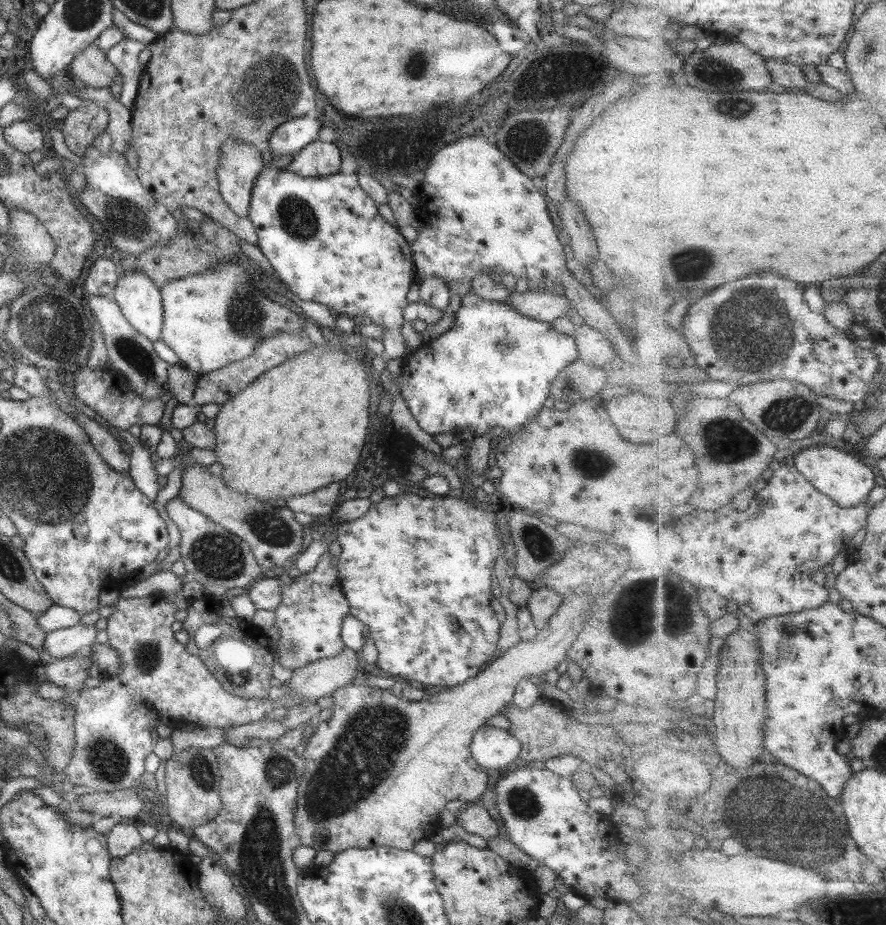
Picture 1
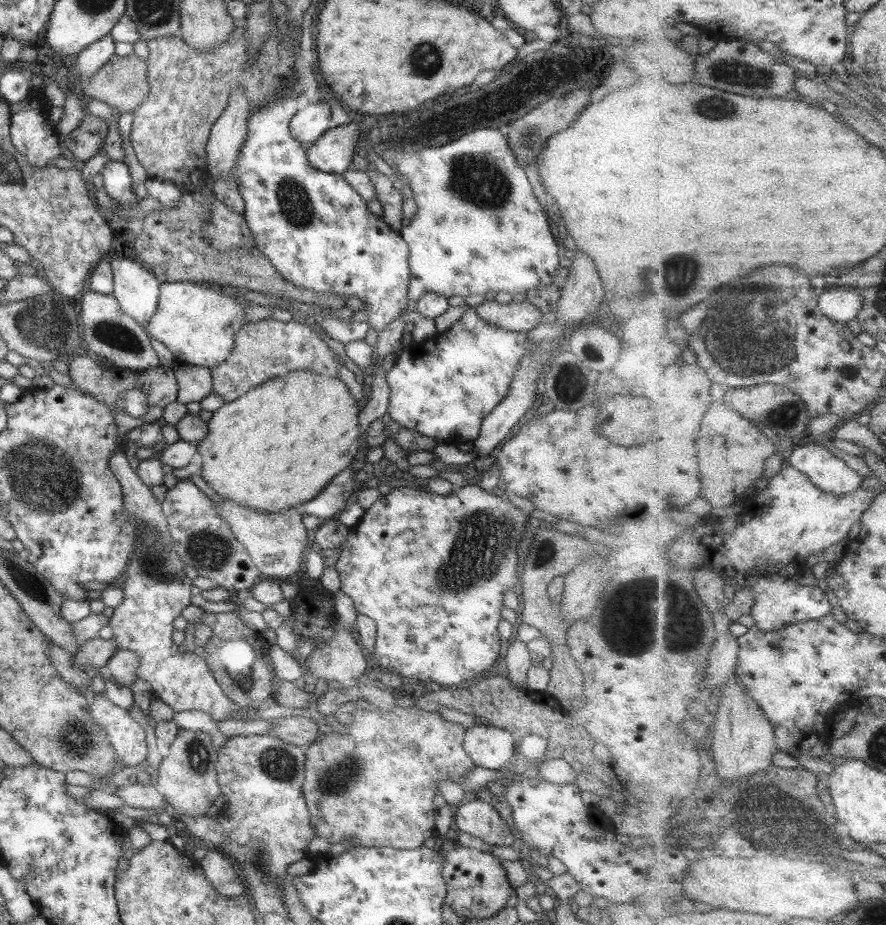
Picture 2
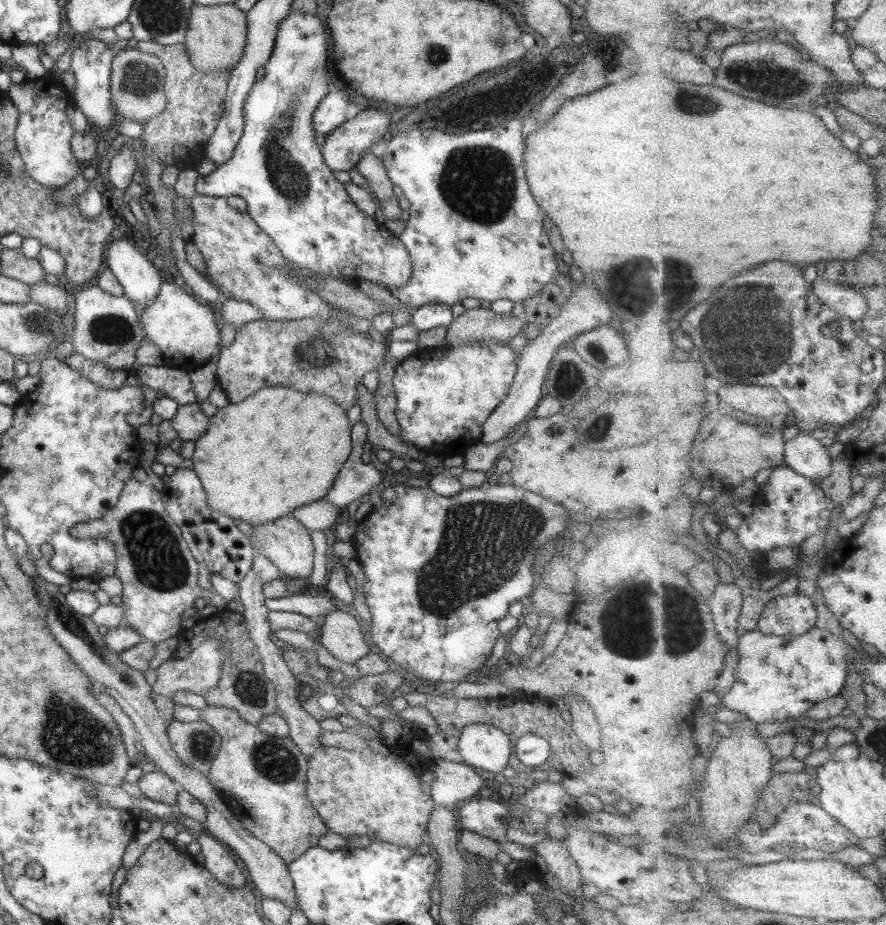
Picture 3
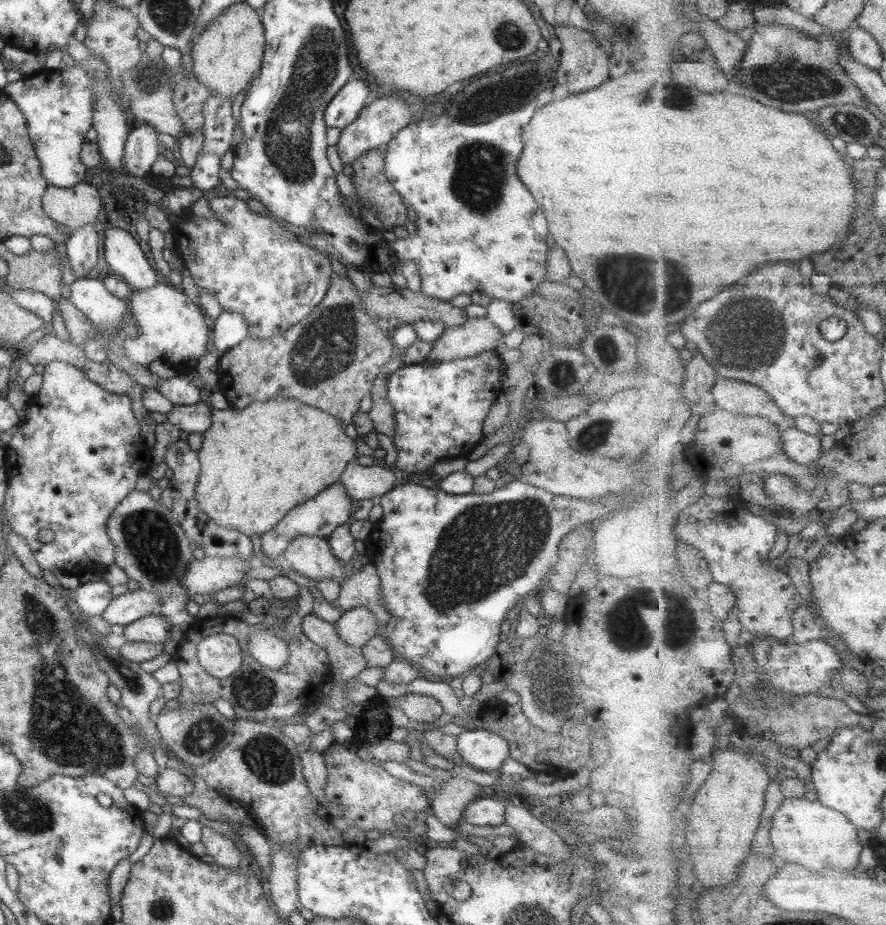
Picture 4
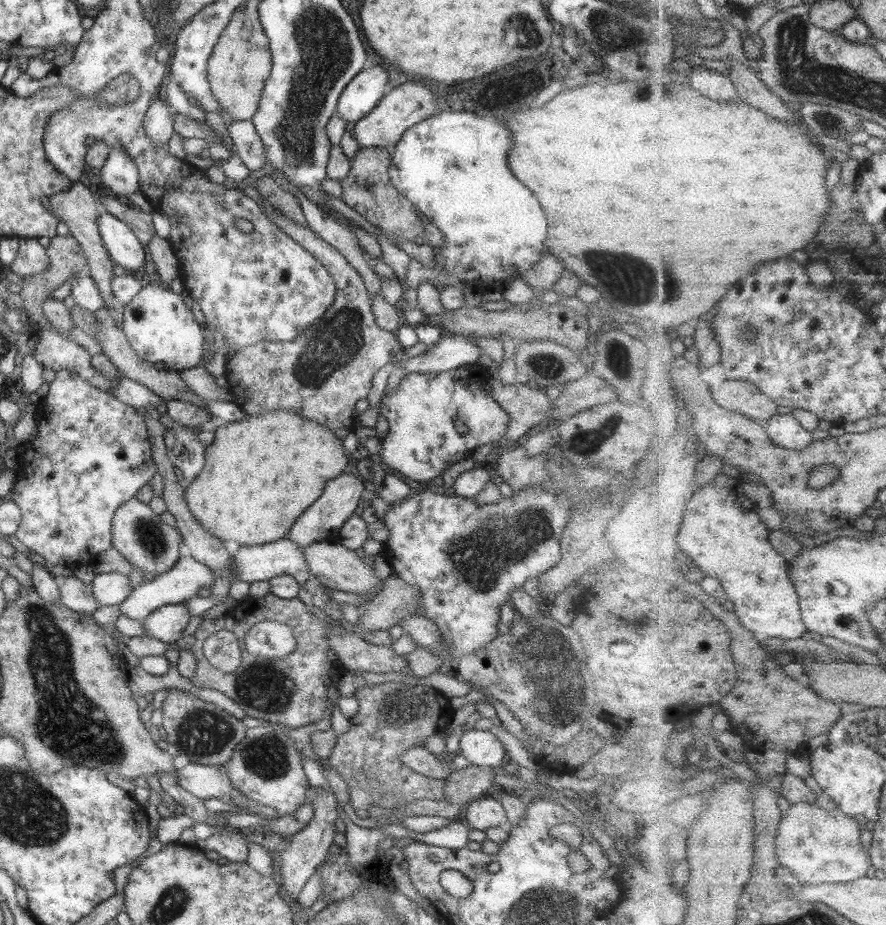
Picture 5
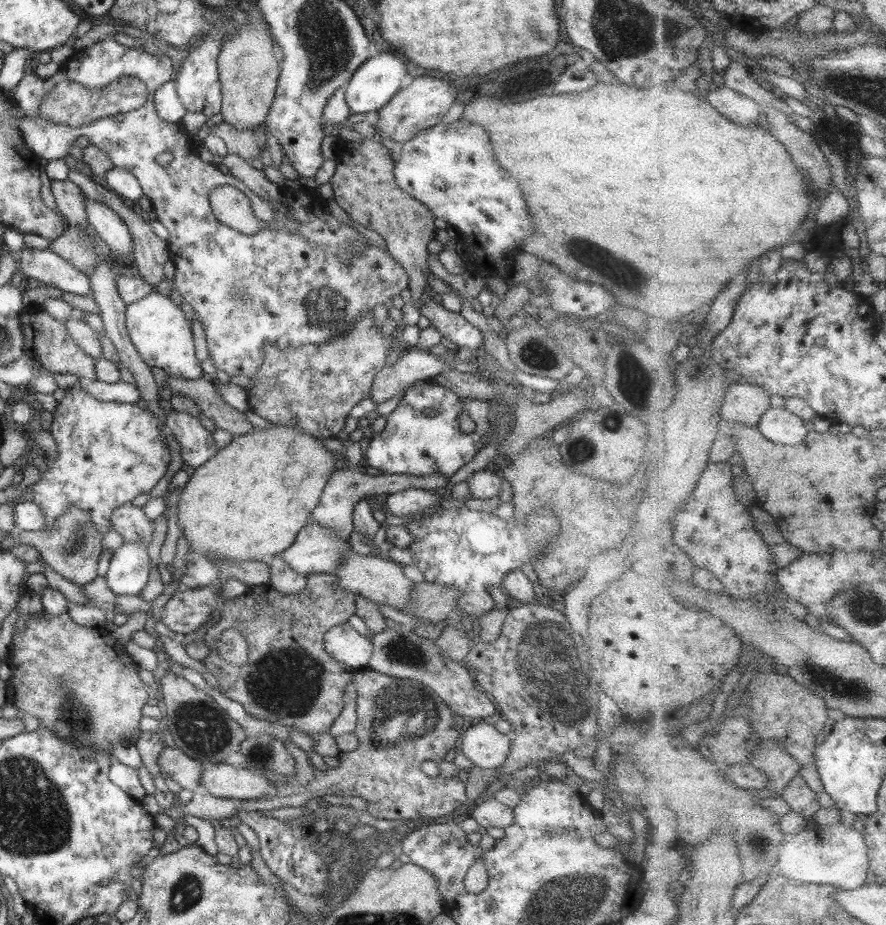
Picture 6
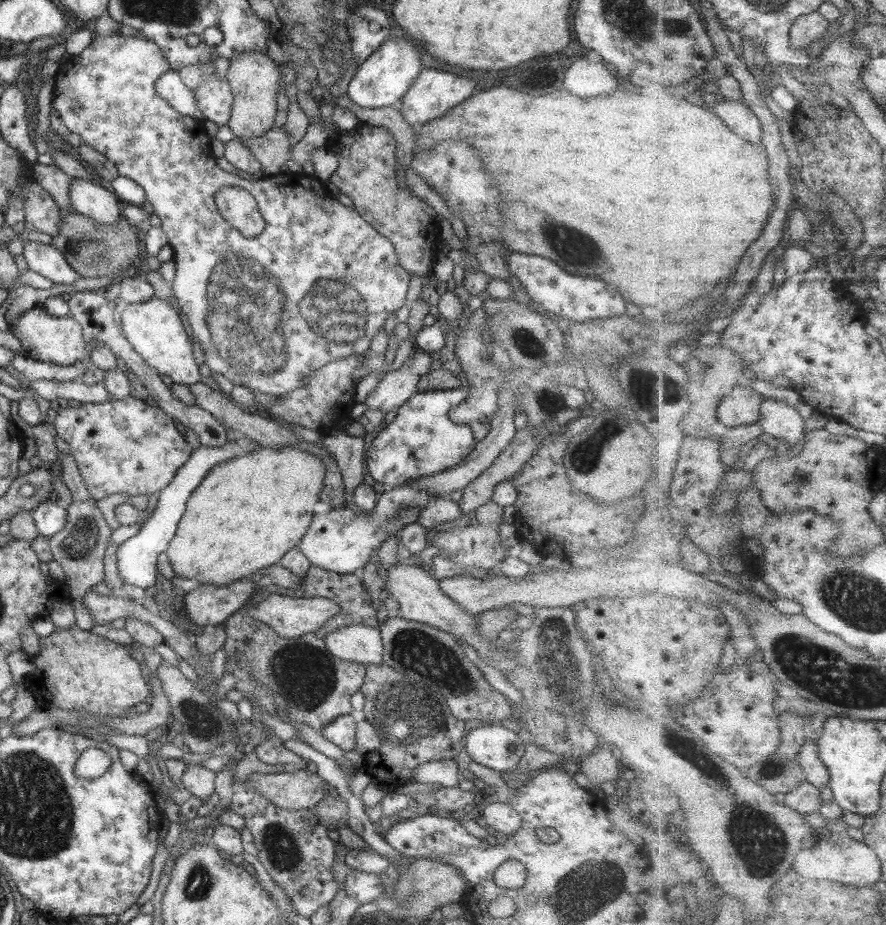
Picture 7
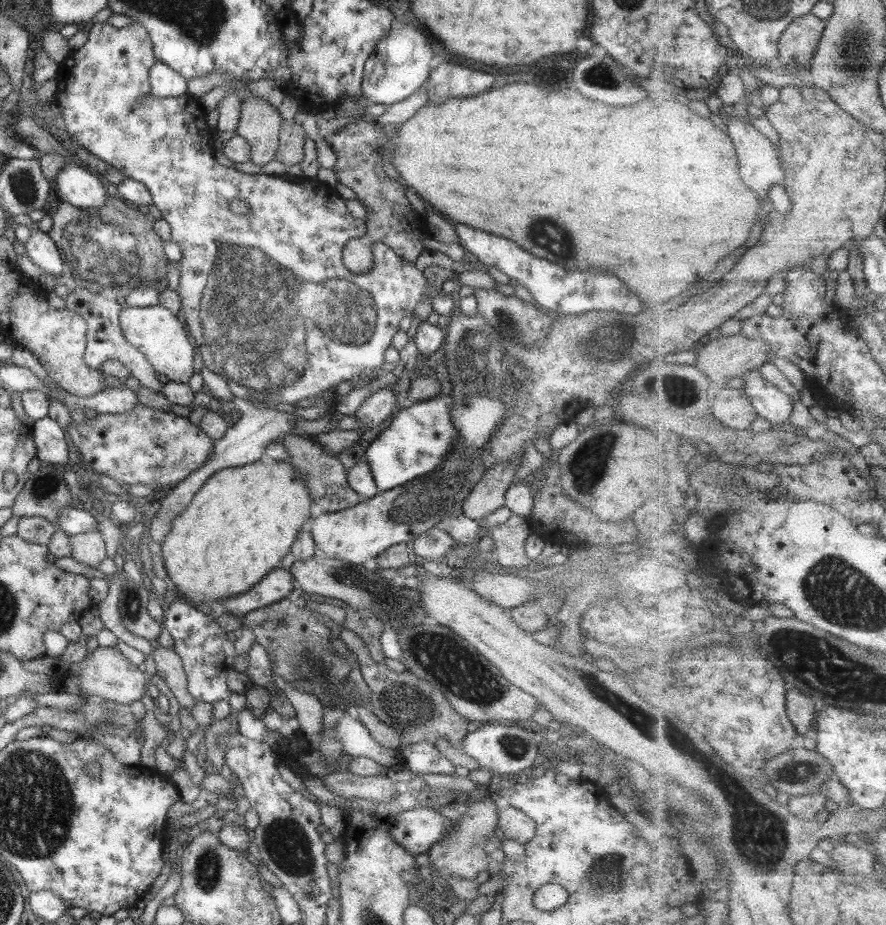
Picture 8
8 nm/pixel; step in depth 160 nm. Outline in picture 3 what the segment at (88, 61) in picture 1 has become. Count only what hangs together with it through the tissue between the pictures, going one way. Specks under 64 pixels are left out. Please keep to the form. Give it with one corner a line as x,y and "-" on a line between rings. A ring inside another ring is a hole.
119,46
114,52
110,66
110,93
114,111
119,118
138,124
147,123
165,109
166,96
162,91
165,69
162,62
154,54
141,52
137,48

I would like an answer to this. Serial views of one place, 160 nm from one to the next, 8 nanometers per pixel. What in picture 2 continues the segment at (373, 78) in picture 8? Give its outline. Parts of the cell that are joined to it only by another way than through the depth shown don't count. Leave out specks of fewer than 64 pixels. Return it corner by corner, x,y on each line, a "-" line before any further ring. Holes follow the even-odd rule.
316,101
304,102
289,121
287,128
295,142
312,144
332,125
329,106
325,102

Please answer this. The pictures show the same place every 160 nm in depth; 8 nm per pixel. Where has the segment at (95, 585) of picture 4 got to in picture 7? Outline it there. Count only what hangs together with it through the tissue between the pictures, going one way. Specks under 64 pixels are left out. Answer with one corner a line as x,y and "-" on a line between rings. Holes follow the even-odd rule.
225,444
220,447
200,446
189,455
187,462
174,474
172,482
158,491
156,506
137,534
119,543
116,548
118,571
124,583
143,590
154,586
156,558
166,551
167,543
173,538
189,495
211,468
224,460
229,460
232,456
236,454

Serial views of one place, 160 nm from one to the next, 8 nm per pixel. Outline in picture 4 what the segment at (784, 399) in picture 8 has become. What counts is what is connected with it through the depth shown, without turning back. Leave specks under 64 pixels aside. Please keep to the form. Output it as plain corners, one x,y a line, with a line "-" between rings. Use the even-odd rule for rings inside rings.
784,427
782,433
785,452
798,463
812,468
823,452
820,436
802,432
796,427

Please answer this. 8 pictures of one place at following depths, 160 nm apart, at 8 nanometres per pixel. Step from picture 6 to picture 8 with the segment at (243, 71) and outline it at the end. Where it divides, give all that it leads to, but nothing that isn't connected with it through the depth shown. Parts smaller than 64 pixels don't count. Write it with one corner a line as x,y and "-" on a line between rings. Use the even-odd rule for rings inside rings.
242,95
242,104
240,107
239,121
235,128
235,135
241,136
250,147
251,163
257,166
263,166
269,163
275,157
277,151
277,140
279,125
281,118
279,117
278,110
272,107
266,100
259,97
247,97

